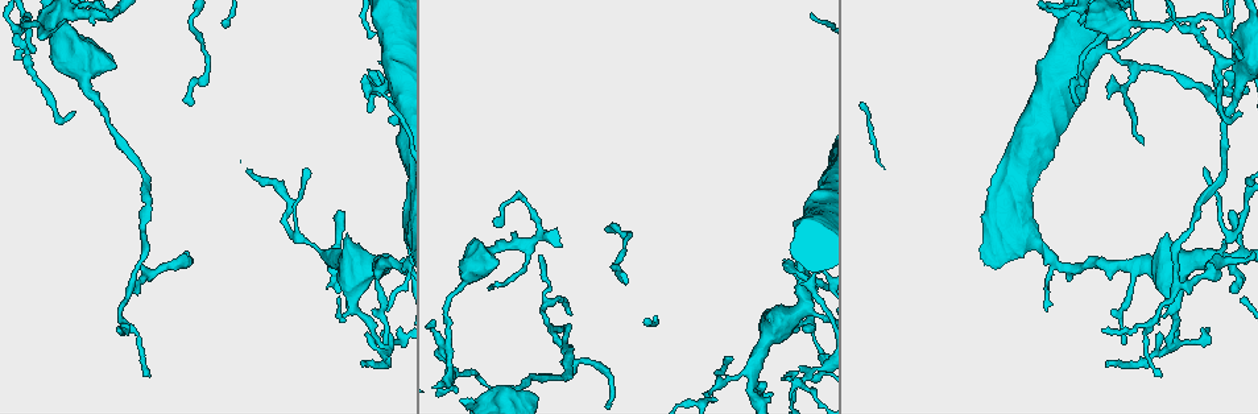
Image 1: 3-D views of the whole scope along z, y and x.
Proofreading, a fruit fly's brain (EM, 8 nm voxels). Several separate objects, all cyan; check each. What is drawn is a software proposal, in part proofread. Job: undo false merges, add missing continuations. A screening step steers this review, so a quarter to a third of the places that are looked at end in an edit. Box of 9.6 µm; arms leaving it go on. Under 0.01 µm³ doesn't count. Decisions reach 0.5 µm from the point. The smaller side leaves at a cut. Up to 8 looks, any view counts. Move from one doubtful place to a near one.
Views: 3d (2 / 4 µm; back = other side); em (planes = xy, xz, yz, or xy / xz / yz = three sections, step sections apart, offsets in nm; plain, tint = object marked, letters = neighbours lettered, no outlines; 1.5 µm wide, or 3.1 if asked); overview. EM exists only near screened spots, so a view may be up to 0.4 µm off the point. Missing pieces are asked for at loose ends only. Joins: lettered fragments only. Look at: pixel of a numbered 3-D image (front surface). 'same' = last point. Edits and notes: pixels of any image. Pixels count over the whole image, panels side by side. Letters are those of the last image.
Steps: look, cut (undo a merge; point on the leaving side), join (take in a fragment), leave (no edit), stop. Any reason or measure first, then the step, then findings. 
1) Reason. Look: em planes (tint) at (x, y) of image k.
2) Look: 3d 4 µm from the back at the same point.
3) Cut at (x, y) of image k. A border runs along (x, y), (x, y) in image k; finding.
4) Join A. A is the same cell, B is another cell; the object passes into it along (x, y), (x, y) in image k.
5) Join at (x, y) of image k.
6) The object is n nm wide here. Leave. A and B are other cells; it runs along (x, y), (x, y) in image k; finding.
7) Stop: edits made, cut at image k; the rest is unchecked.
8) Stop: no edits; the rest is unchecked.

An open end. Look: em planes (tint) at (615, 233) of image 1.

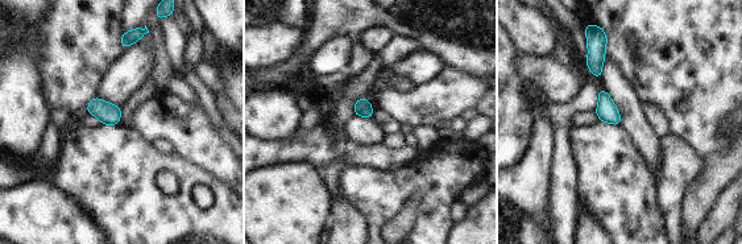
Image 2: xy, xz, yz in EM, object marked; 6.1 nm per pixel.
See the neighbours. Look: em planes (letters) at the same point.

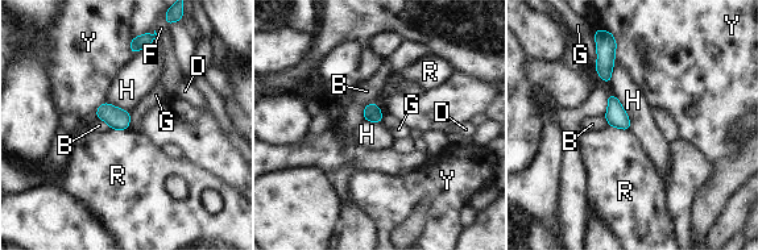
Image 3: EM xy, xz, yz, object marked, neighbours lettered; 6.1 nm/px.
The object is 110 nm wide here; the longest contact is with H, 240 nm. Leave. B, D, F, G, H, R and Y are other cells; no lettered fragment goes on from it.

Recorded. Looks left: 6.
An open end. Look: em planes (letters) at (1230, 213) of image 1.

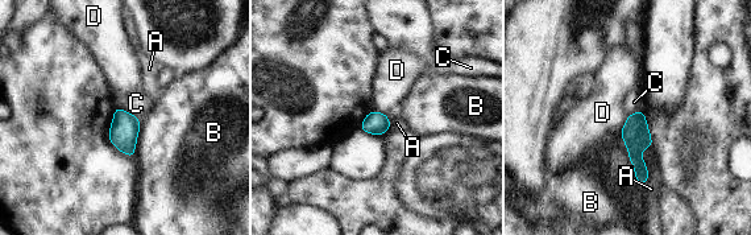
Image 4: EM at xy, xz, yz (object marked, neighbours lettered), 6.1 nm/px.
Leave. A, B, C and D are other cells; a border runs along (115, 107), (121, 107), (139, 119) in image 4; none of them fits.

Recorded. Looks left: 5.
A narrow waist. Look: 3d 4 µm from the back at (1136, 267) of image 1.

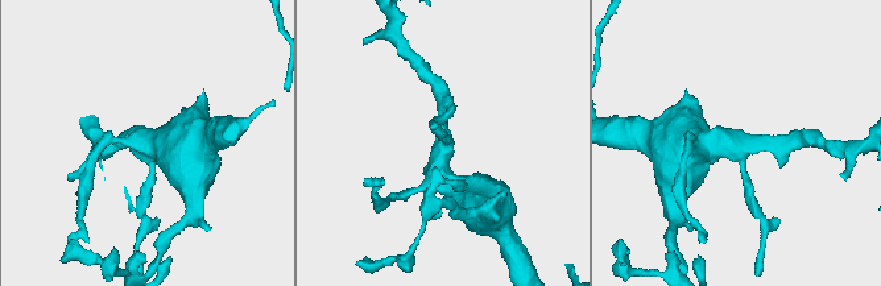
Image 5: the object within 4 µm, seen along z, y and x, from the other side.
4 arms meet here; shape alone is not enough. Look: em yz step 4 (tint) at (442, 144) of image 5.

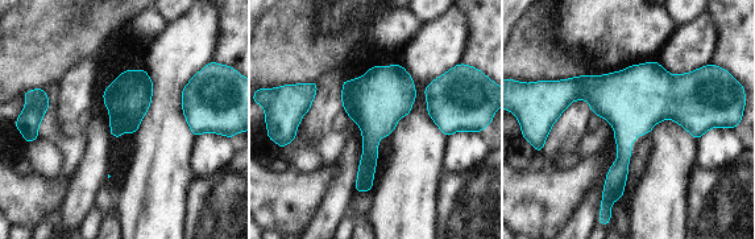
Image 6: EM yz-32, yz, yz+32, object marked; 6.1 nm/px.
Look: em yz step 4 (letters) at the same point.

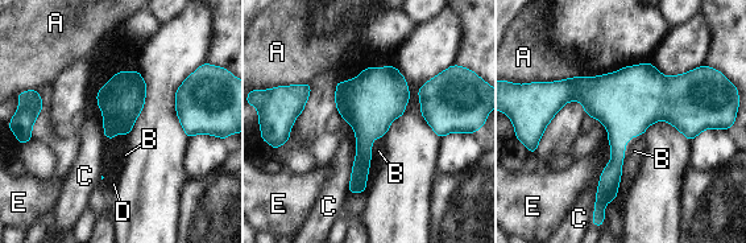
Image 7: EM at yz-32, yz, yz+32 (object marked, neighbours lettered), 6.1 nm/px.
The object is 280 nm wide here. Leave. A, B, C, D and E are other cells; one neuron here.

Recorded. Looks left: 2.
Stop: no edits; the rest is unchecked.

